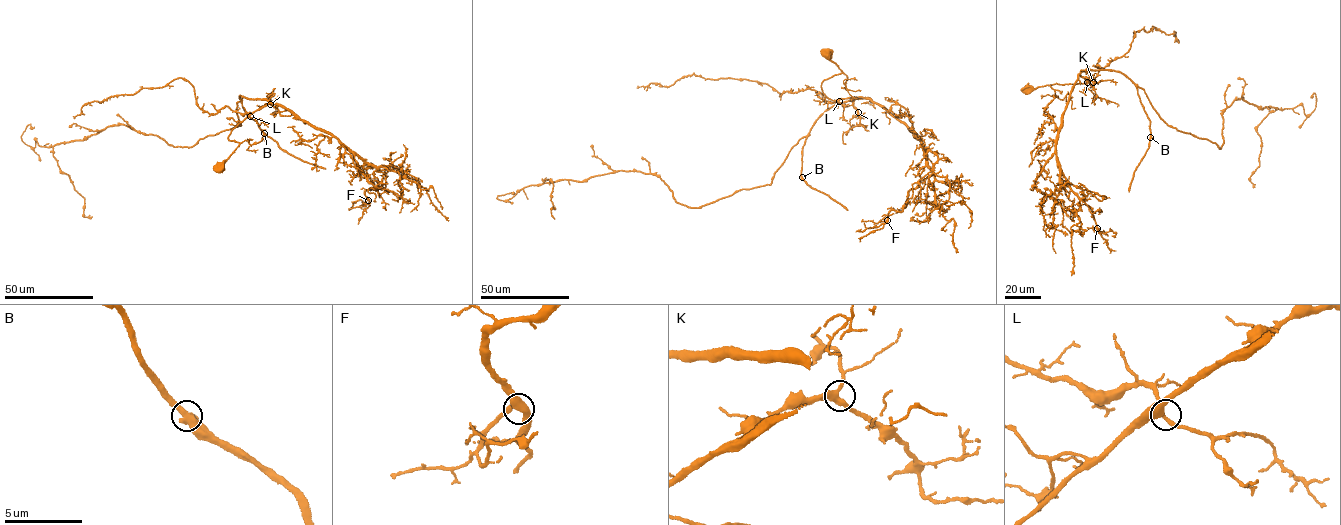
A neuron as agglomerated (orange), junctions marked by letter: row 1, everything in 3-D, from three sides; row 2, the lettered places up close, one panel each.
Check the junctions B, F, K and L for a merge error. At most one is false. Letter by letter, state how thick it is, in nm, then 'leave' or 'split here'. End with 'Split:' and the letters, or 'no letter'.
B: 550 nm thick; leave
F: 400 nm thick; leave
K: 400 nm thick; leave
L: 340 nm thick; leave
Split: no letter

